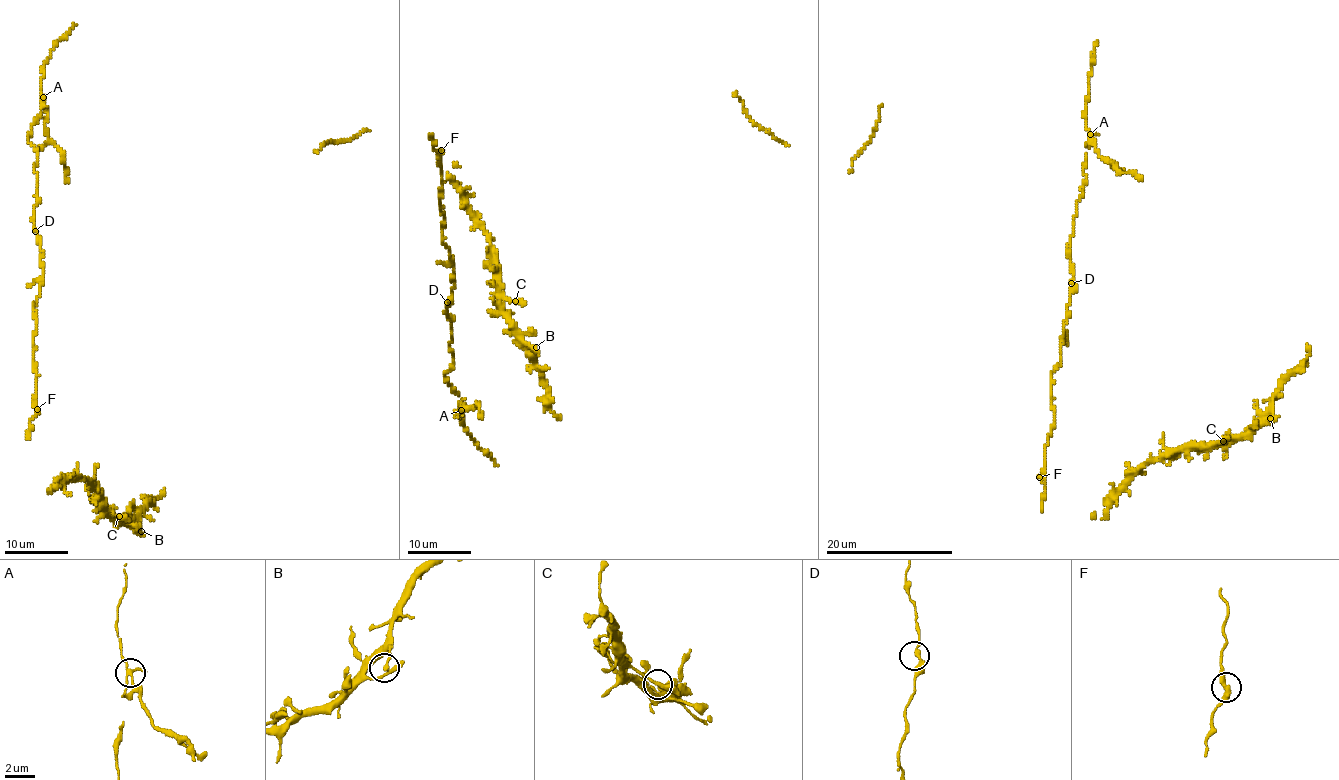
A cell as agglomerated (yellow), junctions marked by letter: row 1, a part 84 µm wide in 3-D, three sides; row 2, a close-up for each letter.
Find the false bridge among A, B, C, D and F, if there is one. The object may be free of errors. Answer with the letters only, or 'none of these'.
A

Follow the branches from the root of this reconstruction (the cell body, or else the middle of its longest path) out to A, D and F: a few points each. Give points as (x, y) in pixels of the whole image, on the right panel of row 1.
A: (1052, 398), (1050, 373), (1060, 362), (1072, 292), (1068, 245), (1077, 200), (1084, 193), (1090, 134)
D: (1052, 398), (1050, 373), (1060, 362), (1060, 346), (1072, 292), (1071, 283)
F: (1052, 398), (1054, 426), (1046, 447), (1044, 474), (1039, 477)

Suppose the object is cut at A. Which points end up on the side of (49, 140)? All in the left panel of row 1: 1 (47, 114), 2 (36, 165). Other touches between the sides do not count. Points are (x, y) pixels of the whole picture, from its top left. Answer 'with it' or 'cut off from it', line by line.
1: with it
2: cut off from it

